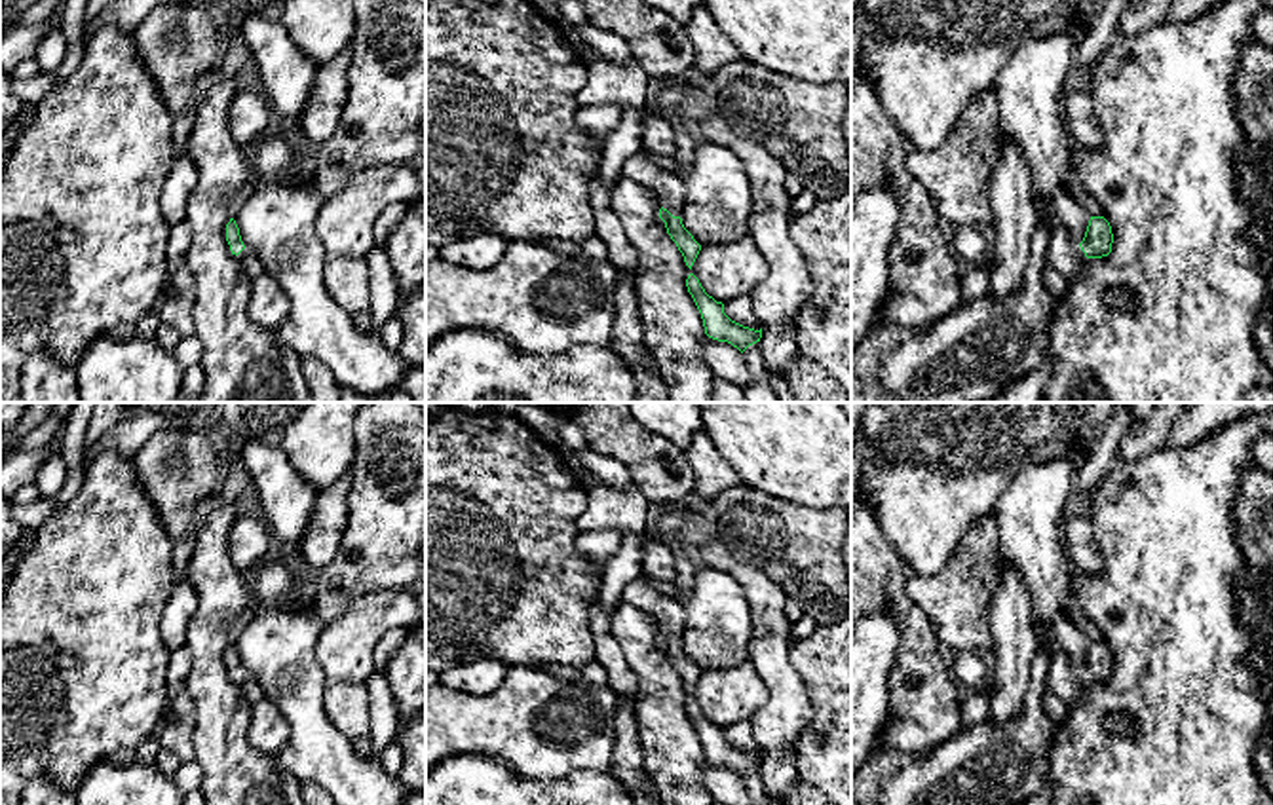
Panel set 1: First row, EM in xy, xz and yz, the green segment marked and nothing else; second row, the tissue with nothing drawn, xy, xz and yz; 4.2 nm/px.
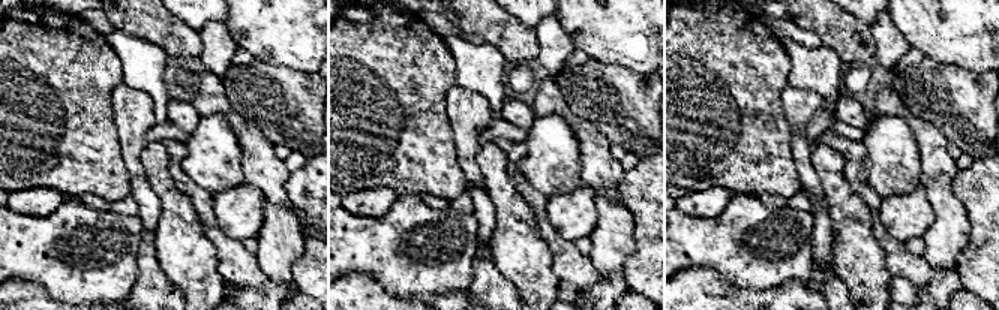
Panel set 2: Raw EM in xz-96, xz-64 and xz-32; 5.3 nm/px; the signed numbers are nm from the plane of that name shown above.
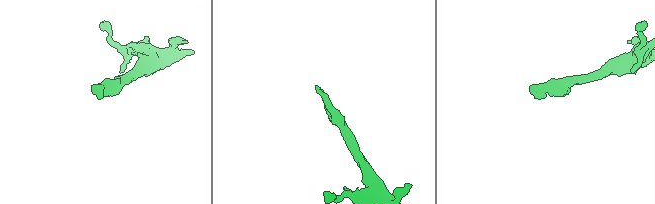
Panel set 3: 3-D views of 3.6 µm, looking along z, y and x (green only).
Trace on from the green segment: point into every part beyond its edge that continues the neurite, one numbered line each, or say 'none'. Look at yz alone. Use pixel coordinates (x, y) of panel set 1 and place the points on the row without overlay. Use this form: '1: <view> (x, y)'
1: yz (1063, 678)

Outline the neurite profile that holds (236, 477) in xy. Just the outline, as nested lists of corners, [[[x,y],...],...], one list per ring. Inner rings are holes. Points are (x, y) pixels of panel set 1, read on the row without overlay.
[[[232,454],[226,458],[222,482],[215,494],[211,494],[207,499],[196,505],[188,534],[190,539],[196,545],[200,528],[203,526],[205,518],[218,507],[230,505],[236,501],[239,492],[249,484],[249,471],[243,467],[243,463],[238,459],[238,456]]]

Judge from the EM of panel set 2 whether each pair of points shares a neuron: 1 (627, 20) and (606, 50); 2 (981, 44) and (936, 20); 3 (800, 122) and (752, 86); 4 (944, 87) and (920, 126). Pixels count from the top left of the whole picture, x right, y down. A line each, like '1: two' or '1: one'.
1: one
2: one
3: two
4: two

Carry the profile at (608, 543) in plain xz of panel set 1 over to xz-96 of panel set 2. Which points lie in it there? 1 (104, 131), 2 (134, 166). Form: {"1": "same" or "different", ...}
{"1": "different", "2": "same"}

